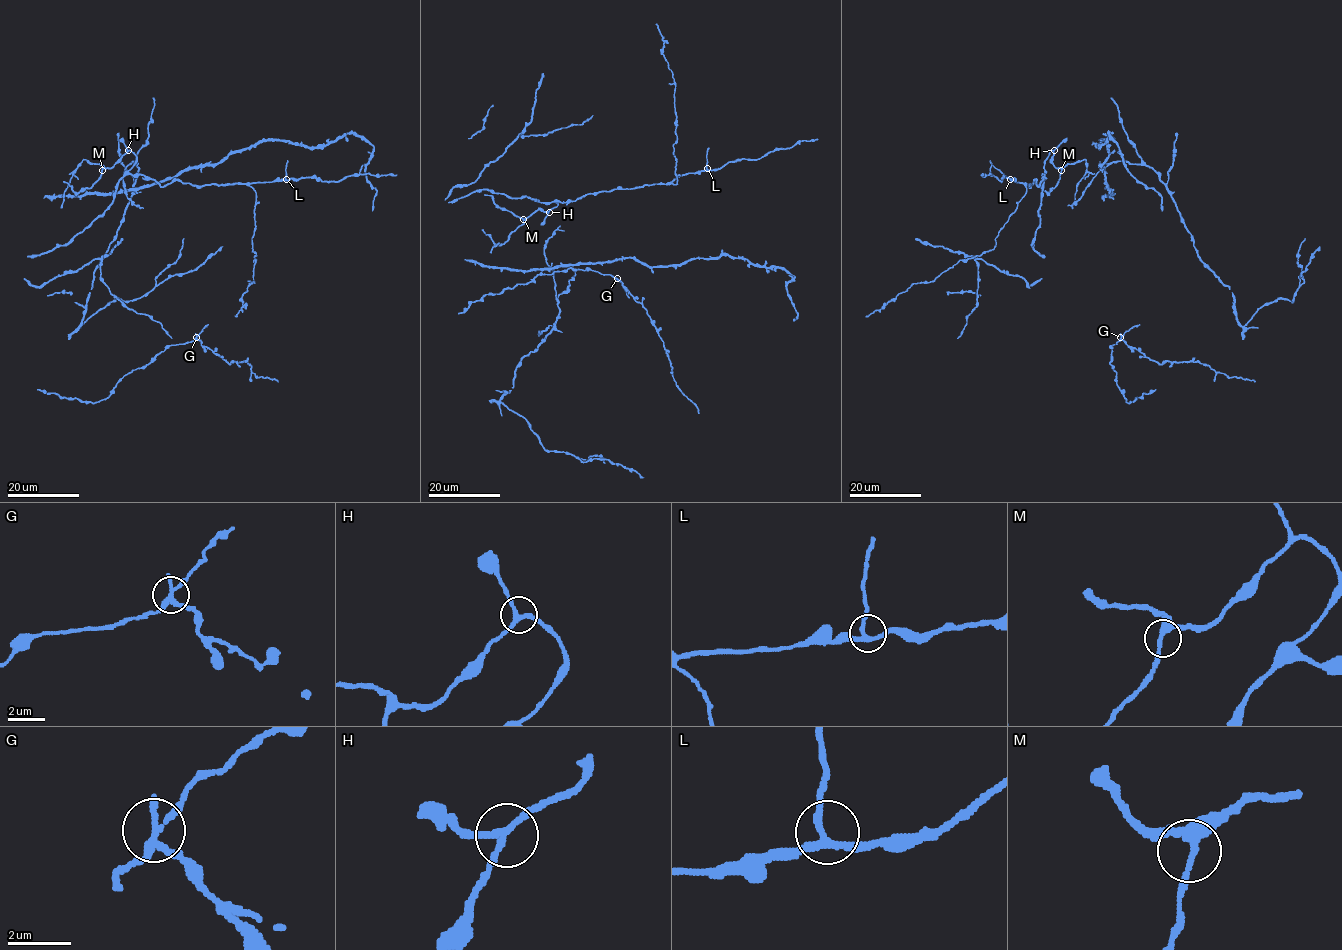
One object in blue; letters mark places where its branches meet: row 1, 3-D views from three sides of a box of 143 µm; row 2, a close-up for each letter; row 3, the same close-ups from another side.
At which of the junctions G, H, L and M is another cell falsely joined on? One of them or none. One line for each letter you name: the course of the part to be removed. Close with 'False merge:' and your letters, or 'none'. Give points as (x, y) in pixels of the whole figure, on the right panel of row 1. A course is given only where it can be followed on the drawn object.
G: (1120, 338), (1127, 346), (1159, 364), (1199, 362), (1230, 377), (1255, 382)
False merge: G

